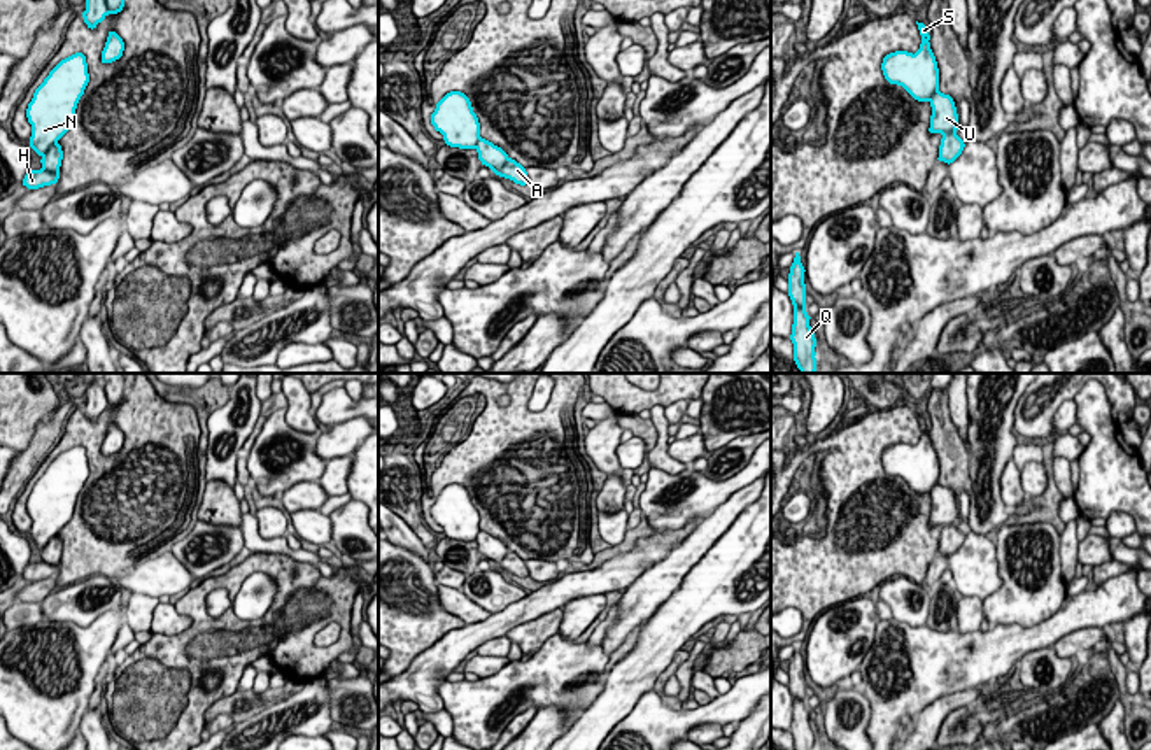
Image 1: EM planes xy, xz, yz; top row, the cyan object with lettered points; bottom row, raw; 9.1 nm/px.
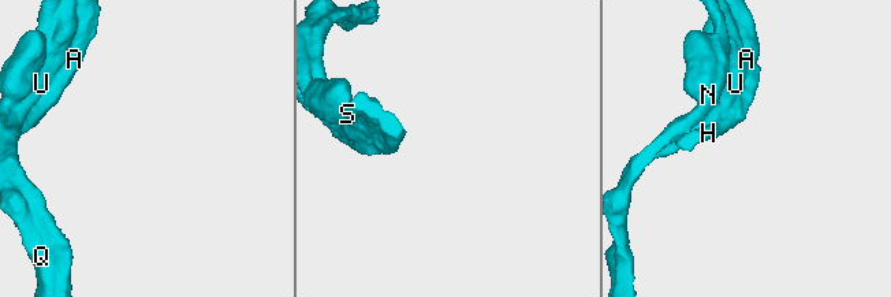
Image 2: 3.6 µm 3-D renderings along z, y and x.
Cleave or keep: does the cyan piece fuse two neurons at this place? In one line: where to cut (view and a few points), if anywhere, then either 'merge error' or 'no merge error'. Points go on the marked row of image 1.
no cut; no merge error

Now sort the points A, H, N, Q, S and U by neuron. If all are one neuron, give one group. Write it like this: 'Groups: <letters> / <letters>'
Groups: A H N Q S U

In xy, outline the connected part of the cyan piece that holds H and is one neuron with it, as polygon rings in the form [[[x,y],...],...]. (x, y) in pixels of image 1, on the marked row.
[[[82,53],[61,60],[35,89],[26,109],[32,124],[30,147],[42,158],[40,170],[30,170],[23,186],[39,189],[56,184],[63,151],[58,140],[74,123],[75,109],[89,82],[88,63]]]

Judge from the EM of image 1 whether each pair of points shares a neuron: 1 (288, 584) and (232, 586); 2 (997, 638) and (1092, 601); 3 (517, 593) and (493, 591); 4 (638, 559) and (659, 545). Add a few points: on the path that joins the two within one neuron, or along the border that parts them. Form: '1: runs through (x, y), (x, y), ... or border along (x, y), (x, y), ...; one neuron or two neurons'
1: runs through (274, 570), (268, 565), (251, 565), (244, 572); one neuron
2: runs through (1020, 638), (1041, 636), (1069, 617); one neuron
3: runs through (512, 593), (498, 593); one neuron
4: runs through (643, 554), (654, 547); one neuron

